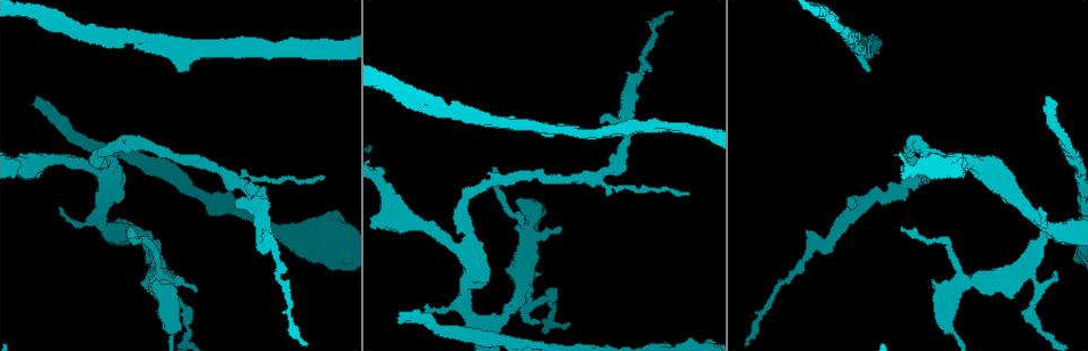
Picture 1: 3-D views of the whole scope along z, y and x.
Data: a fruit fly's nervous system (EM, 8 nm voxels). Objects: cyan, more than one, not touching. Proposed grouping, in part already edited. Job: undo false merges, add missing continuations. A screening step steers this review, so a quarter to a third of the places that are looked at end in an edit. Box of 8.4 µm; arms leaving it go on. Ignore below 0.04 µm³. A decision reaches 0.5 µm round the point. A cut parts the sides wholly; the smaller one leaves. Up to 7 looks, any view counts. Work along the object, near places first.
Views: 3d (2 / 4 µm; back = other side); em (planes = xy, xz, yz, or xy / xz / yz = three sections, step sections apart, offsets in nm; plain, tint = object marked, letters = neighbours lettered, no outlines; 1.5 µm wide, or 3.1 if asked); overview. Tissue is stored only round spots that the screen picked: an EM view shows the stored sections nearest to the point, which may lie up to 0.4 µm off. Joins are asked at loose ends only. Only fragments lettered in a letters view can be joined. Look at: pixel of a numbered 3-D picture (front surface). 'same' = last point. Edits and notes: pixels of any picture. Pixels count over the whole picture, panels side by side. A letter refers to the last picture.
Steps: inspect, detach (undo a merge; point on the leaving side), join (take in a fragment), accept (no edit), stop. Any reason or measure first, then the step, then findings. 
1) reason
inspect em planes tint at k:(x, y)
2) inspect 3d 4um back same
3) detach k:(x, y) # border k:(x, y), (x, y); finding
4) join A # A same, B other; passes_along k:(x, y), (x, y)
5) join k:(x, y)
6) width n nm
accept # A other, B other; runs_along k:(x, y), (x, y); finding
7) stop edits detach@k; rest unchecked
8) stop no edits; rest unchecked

branch stops here
inspect 3d 4um at 1:(179, 69)

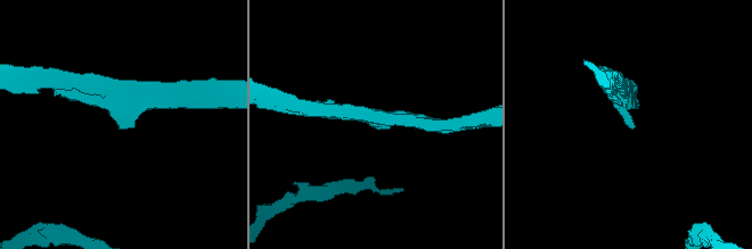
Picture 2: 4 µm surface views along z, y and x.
inspect em planes letters at 2:(376, 127)

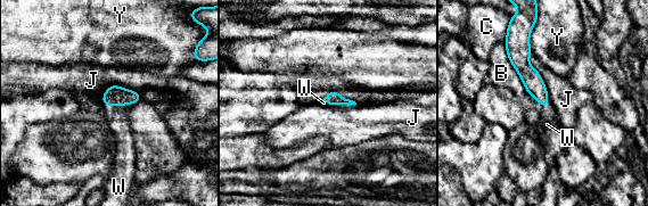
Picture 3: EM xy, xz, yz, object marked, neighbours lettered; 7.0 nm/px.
join W # B other, C other, J other, W same, Y other; passes_along 3:(115, 96), (114, 105), (119, 122); it goes on there

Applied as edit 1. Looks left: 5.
redraw
inspect overview

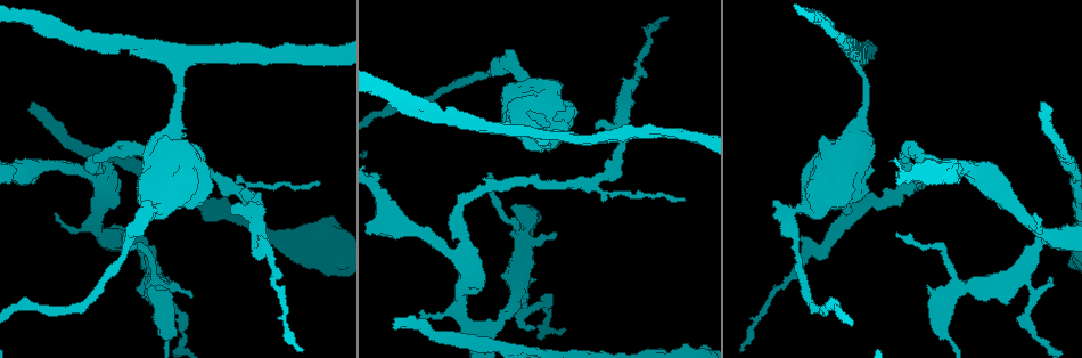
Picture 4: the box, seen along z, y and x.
thin end
inspect em yz step 4 plain at 4:(1051, 277)

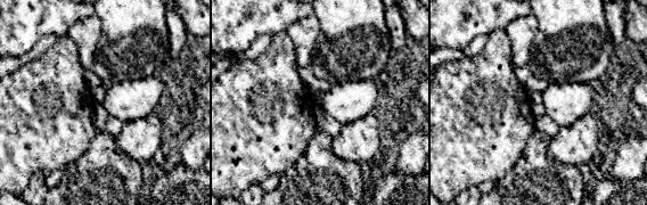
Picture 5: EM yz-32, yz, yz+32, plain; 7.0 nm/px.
what lies round it
inspect em yz step 4 letters same

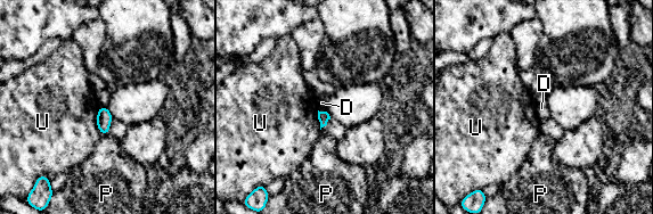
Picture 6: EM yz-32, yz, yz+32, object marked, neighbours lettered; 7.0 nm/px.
longest_contact U 200 nm
accept # D other, P other, U other; no lettered fragment goes on from it

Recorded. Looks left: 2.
stop edits join@3; rest unchecked

